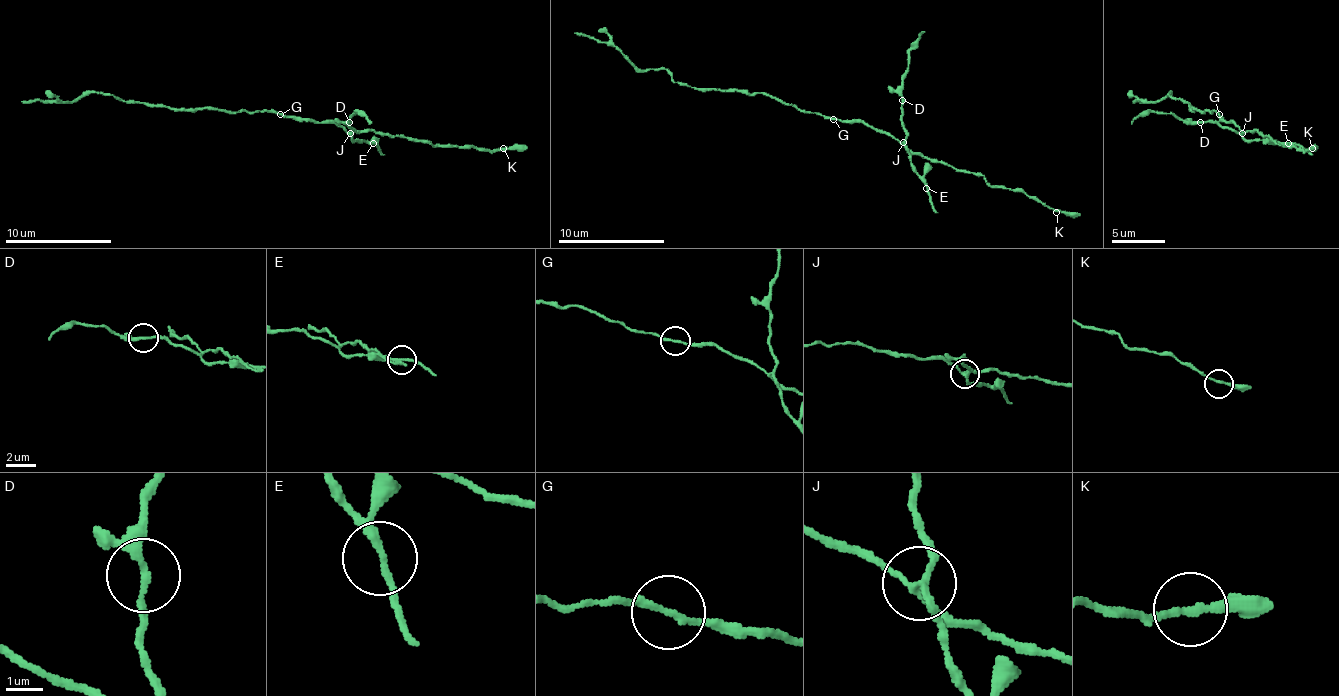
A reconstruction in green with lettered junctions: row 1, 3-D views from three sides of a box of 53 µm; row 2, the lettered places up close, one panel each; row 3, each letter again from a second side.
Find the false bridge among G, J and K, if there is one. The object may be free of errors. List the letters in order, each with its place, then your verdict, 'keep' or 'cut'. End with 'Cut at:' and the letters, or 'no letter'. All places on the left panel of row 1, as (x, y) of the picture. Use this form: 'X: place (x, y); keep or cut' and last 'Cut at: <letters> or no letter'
G: place (280, 114); keep
J: place (350, 133); cut
K: place (503, 148); keep
Cut at: J

